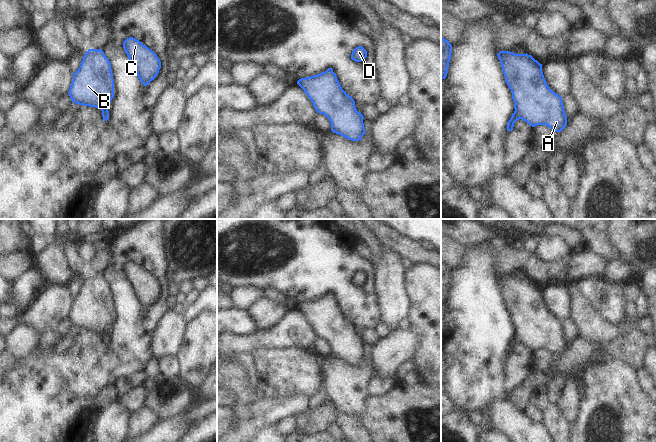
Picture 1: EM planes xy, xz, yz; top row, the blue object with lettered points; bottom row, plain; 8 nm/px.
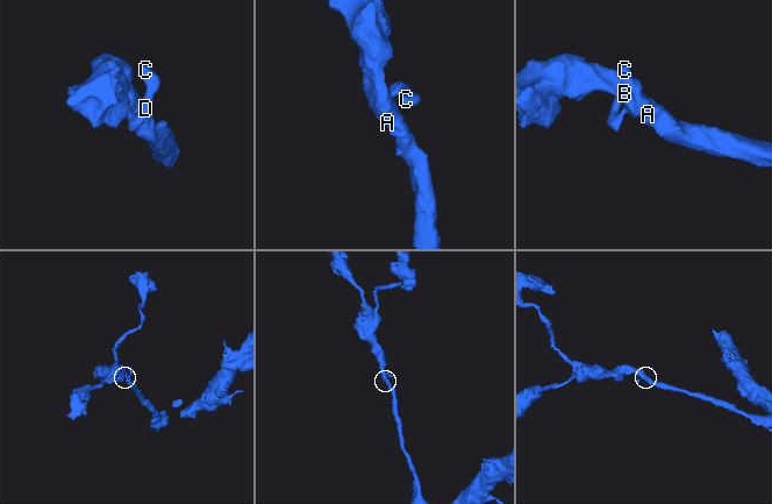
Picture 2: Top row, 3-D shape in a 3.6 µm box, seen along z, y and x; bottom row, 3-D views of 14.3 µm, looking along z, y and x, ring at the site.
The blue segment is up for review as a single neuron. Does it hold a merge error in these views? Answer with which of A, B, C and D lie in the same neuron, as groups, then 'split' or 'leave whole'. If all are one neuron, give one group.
groups A B C D; leave whole

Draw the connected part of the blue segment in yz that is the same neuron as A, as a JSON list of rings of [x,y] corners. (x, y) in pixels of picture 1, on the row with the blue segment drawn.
[[[500,51],[497,56],[515,103],[507,130],[522,119],[532,127],[546,125],[552,132],[561,132],[567,125],[562,97],[547,85],[542,64],[527,53]]]

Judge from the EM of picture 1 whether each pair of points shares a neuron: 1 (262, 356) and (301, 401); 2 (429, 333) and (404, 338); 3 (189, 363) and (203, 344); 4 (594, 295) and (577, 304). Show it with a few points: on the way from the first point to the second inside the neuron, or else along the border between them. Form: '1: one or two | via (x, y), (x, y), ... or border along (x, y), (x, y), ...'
1: two | border along (309, 396), (295, 393), (272, 398)
2: two | border along (409, 327), (418, 338), (418, 346), (411, 357)
3: one | via (194, 358), (200, 349)
4: two | border along (579, 292), (603, 316)

